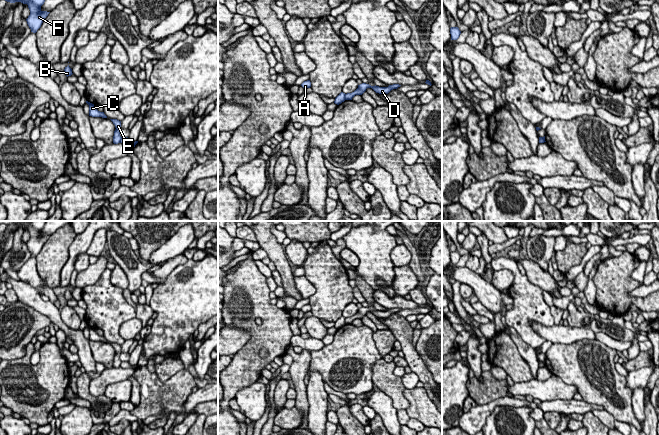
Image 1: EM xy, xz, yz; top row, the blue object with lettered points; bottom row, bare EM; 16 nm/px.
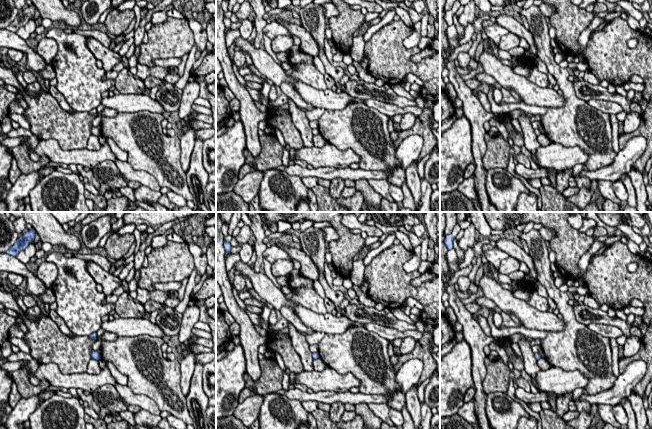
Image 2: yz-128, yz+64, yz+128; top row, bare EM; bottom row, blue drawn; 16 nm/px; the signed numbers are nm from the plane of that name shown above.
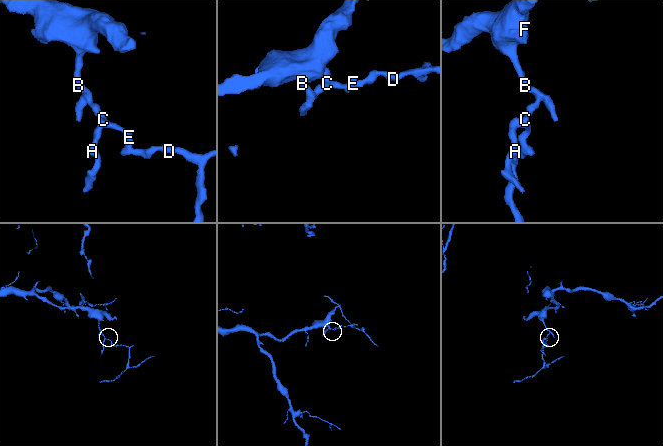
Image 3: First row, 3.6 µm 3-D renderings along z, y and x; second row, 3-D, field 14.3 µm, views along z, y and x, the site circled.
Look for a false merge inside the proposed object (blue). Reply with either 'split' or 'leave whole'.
split

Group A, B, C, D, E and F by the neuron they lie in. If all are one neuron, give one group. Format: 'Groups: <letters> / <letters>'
Groups: A B C E F / D

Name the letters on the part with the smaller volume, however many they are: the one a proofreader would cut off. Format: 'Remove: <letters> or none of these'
Remove: D

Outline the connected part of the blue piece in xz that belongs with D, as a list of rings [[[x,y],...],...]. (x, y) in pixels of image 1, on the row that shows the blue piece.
[[[362,83],[358,85],[358,88],[354,92],[345,94],[345,99],[352,100],[352,98],[355,95],[362,95],[366,91],[367,88],[372,88],[376,93],[379,93],[379,94],[388,94],[391,90],[397,89],[400,86],[401,85],[399,84],[393,84],[393,85],[389,85],[388,87],[379,87],[376,85],[371,86],[369,84]]]

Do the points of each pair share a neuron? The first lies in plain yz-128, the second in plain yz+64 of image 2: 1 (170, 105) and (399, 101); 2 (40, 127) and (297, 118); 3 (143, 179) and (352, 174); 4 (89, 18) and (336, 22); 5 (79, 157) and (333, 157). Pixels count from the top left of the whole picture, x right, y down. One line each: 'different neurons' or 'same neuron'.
1: same neuron
2: different neurons
3: different neurons
4: different neurons
5: same neuron

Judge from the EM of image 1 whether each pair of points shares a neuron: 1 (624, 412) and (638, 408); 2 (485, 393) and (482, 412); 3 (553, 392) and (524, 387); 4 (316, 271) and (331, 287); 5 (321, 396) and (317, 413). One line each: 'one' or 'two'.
1: two
2: two
3: one
4: one
5: one

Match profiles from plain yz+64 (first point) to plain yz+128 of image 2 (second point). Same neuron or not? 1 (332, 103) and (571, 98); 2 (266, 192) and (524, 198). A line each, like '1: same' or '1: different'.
1: different
2: different

